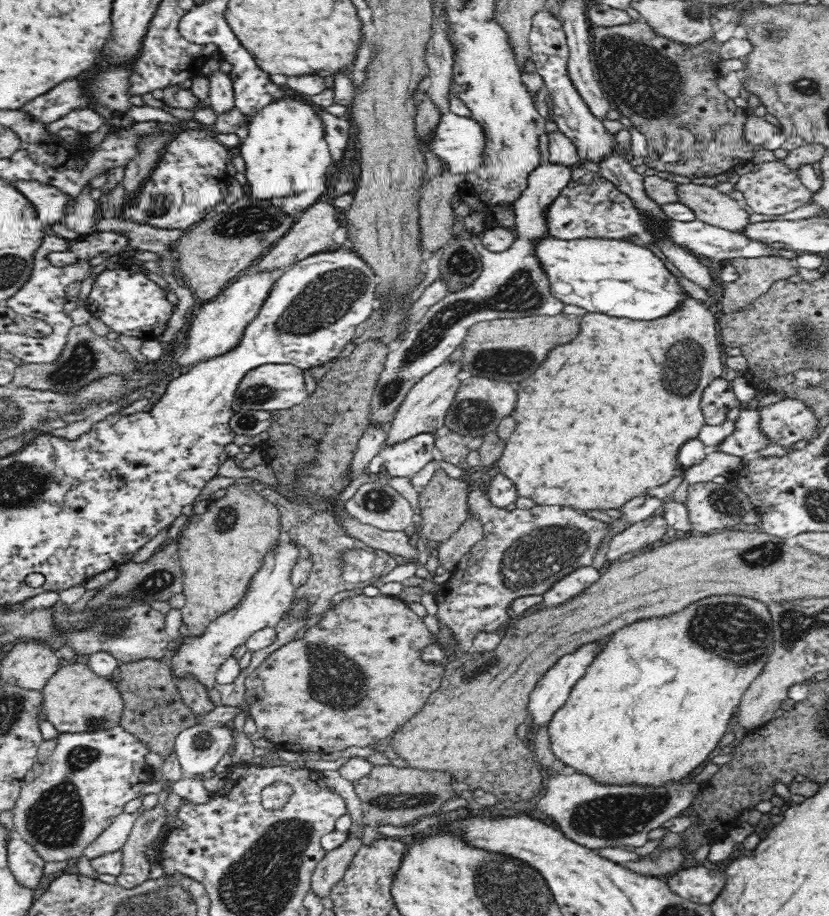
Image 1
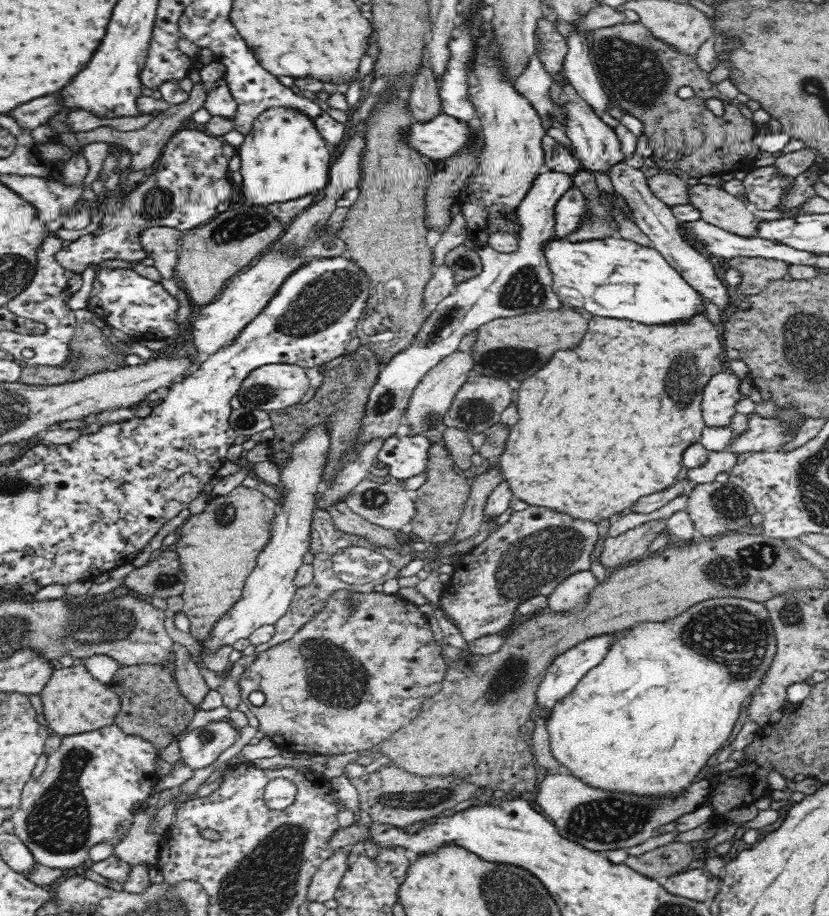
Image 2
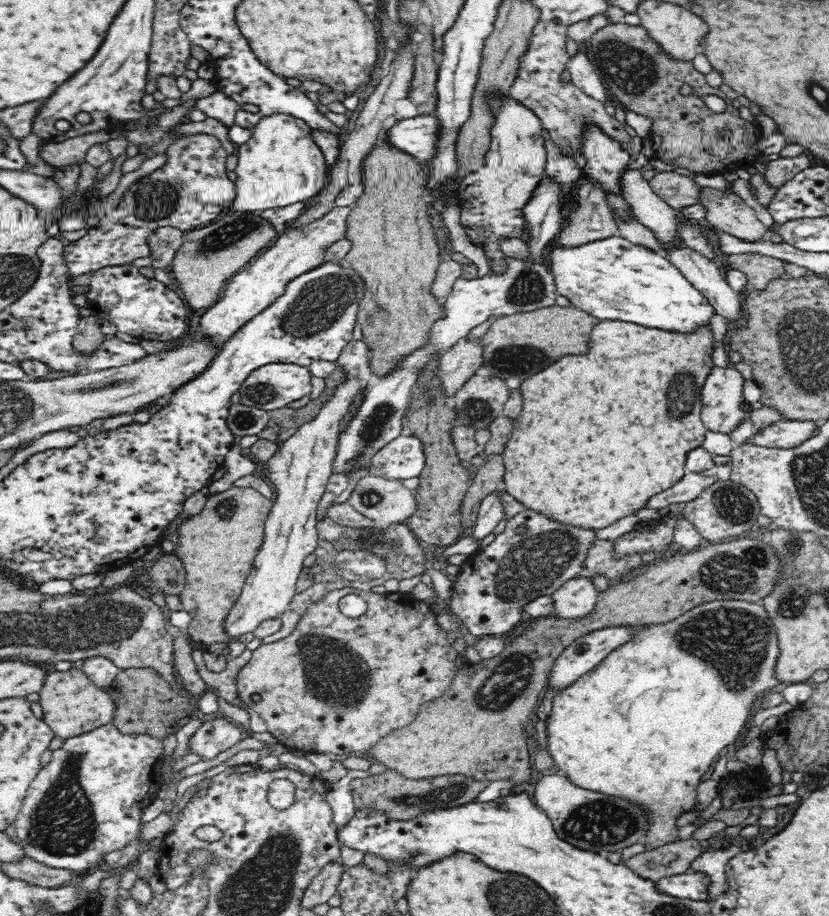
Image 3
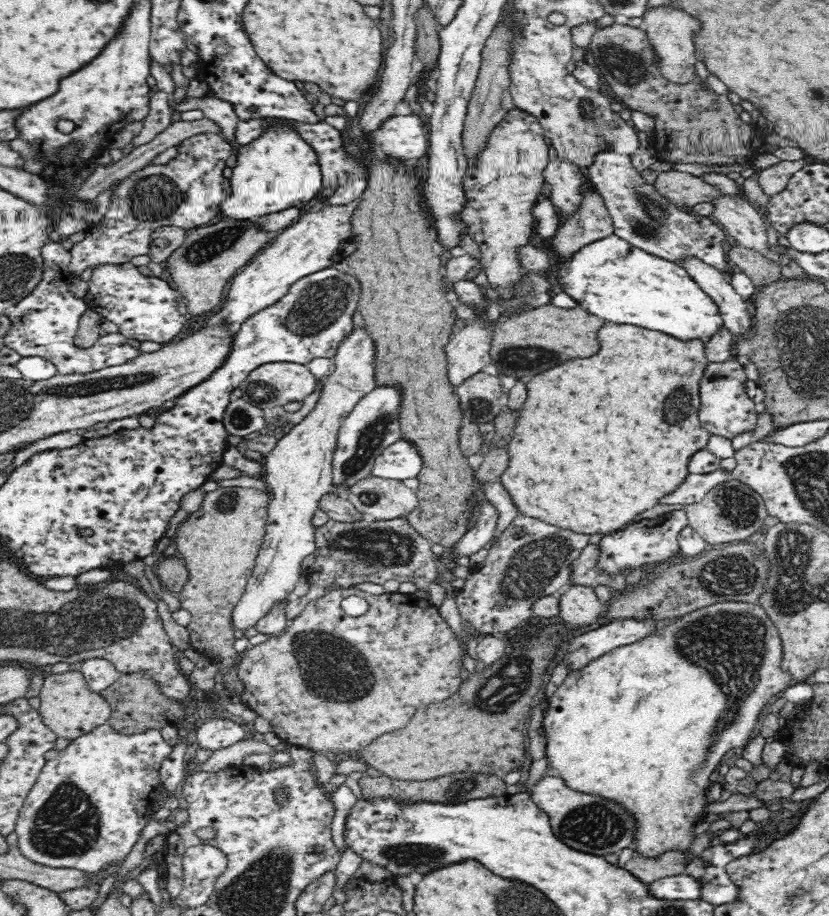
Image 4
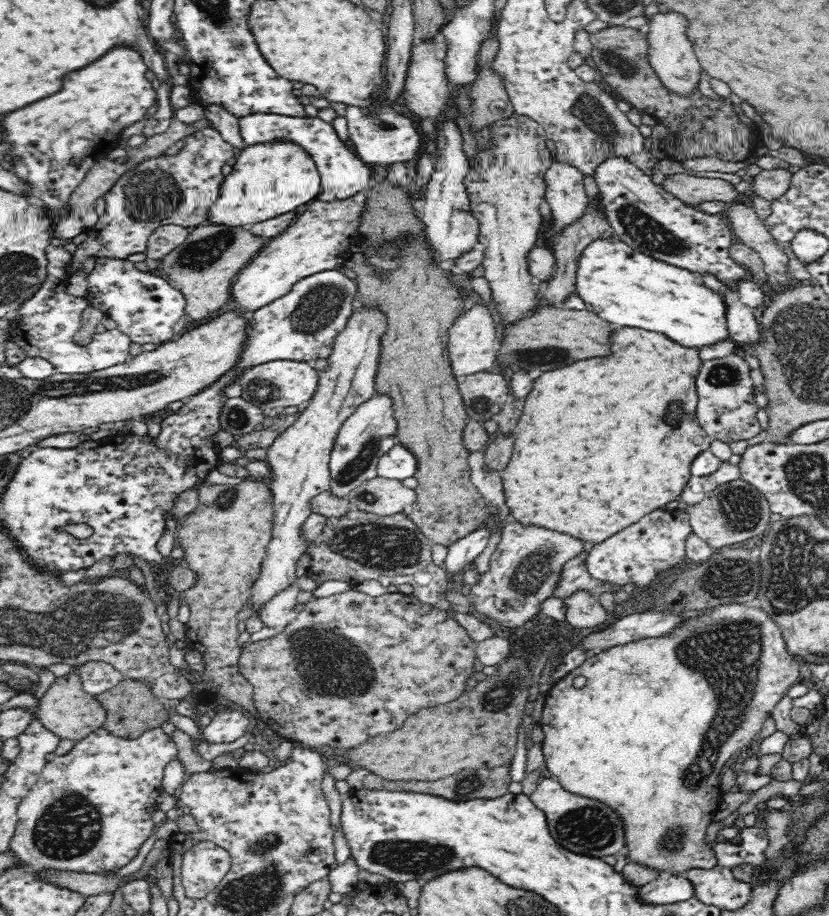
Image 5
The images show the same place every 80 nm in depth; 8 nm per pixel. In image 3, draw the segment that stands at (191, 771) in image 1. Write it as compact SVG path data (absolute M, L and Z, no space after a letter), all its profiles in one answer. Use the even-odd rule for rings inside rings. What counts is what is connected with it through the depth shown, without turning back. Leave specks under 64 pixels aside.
M206 717L190 738L188 750L210 760L245 737L244 730L226 717Z

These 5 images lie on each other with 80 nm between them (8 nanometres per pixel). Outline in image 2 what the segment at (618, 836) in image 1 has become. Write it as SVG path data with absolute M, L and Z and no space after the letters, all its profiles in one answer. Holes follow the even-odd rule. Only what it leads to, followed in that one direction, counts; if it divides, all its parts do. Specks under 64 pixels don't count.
M550 773L538 784L536 791L538 806L544 810L550 820L553 820L558 832L564 838L581 844L588 850L602 852L618 848L628 850L632 846L638 846L655 834L655 828L680 818L682 814L688 814L688 812L696 810L708 798L710 782L703 778L698 779L696 784L690 784L683 791L680 791L677 796L660 795L656 796L656 800L644 800L644 796L632 796L632 794L628 796L626 792L606 792L601 788L588 786L588 784L581 782L579 778L575 778L572 774Z

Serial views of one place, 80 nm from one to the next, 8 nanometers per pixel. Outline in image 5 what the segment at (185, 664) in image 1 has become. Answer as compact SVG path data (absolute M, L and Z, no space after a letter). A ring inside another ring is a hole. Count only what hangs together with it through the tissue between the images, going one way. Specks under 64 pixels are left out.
M364 303L362 308L352 309L344 328L334 337L332 352L326 357L326 368L319 372L319 383L314 394L305 404L300 406L298 418L294 424L290 424L268 448L266 462L274 472L275 479L268 483L273 496L275 505L275 527L272 528L272 542L268 546L268 556L264 558L263 570L260 579L256 584L252 584L252 600L244 604L240 610L238 620L246 622L247 618L254 613L259 613L252 607L252 604L263 608L263 604L270 600L279 590L286 588L291 582L296 581L296 559L306 553L308 546L303 544L302 526L304 521L310 516L310 500L322 492L328 491L330 470L329 460L330 451L334 448L338 433L343 427L344 422L349 416L356 412L360 404L368 402L375 395L375 378L380 360L380 348L382 348L383 336L388 332L388 315L378 304L367 305Z

